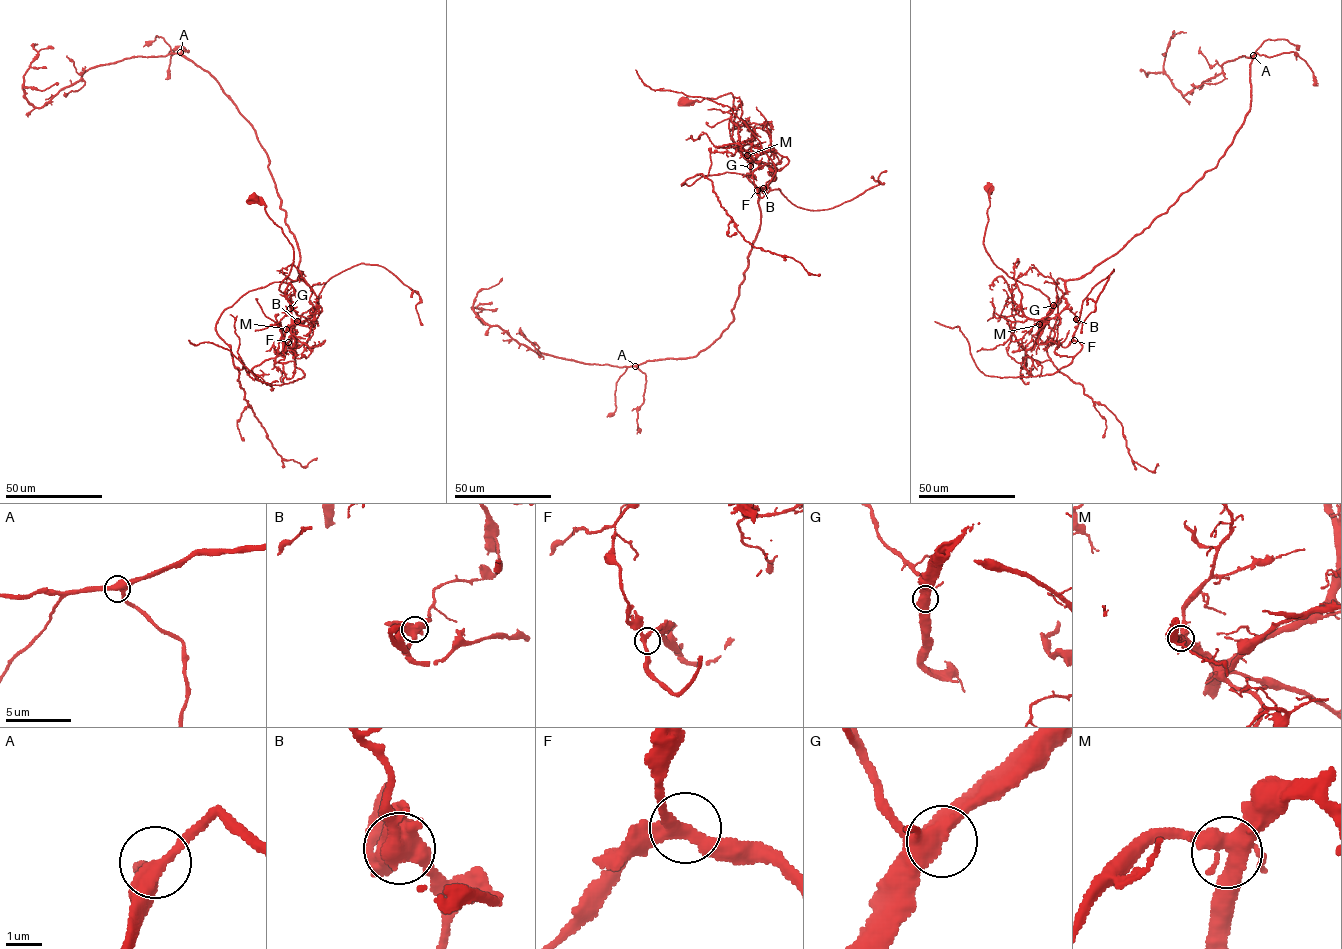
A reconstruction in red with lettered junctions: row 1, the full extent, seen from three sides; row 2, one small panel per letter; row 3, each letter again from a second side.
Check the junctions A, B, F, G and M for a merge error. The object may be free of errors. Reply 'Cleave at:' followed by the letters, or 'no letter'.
Cleave at: B

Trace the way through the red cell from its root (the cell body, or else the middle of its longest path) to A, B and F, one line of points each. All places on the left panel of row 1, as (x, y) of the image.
A: (254, 198), (293, 248), (279, 287), (291, 308), (300, 254), (268, 156), (219, 83), (180, 52)
B: (254, 198), (293, 248), (279, 289), (290, 301), (294, 323), (313, 308), (297, 320)
F: (254, 198), (293, 248), (279, 287), (290, 301), (297, 345), (284, 350), (288, 342)

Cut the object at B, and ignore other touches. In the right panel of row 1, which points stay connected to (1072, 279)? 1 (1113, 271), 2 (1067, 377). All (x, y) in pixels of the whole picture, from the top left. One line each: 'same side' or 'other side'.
1: other side
2: same side

